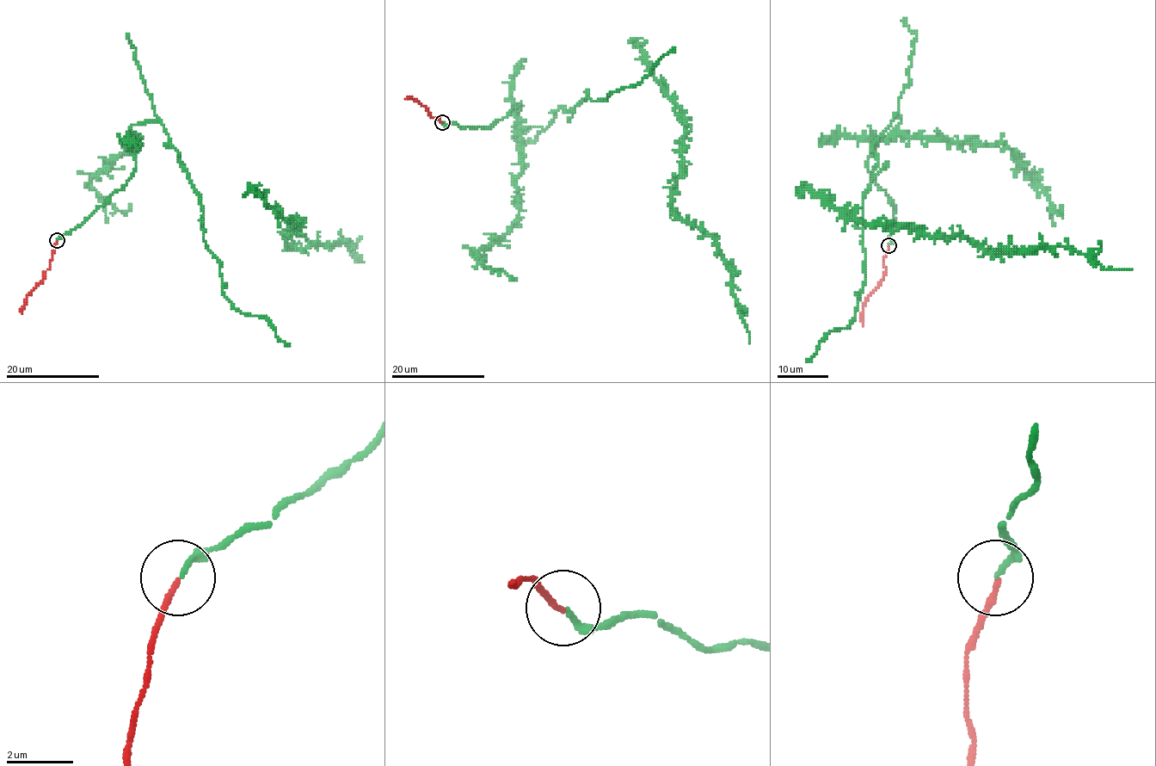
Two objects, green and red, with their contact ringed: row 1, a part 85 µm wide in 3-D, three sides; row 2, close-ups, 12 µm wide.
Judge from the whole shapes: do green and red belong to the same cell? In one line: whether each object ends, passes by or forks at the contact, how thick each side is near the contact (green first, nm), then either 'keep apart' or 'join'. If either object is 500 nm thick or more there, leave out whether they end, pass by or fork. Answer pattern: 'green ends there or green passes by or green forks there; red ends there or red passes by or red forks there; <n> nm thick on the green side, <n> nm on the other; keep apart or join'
green ends there; red ends there; 150 nm thick on the green side, 170 nm on the other; join

